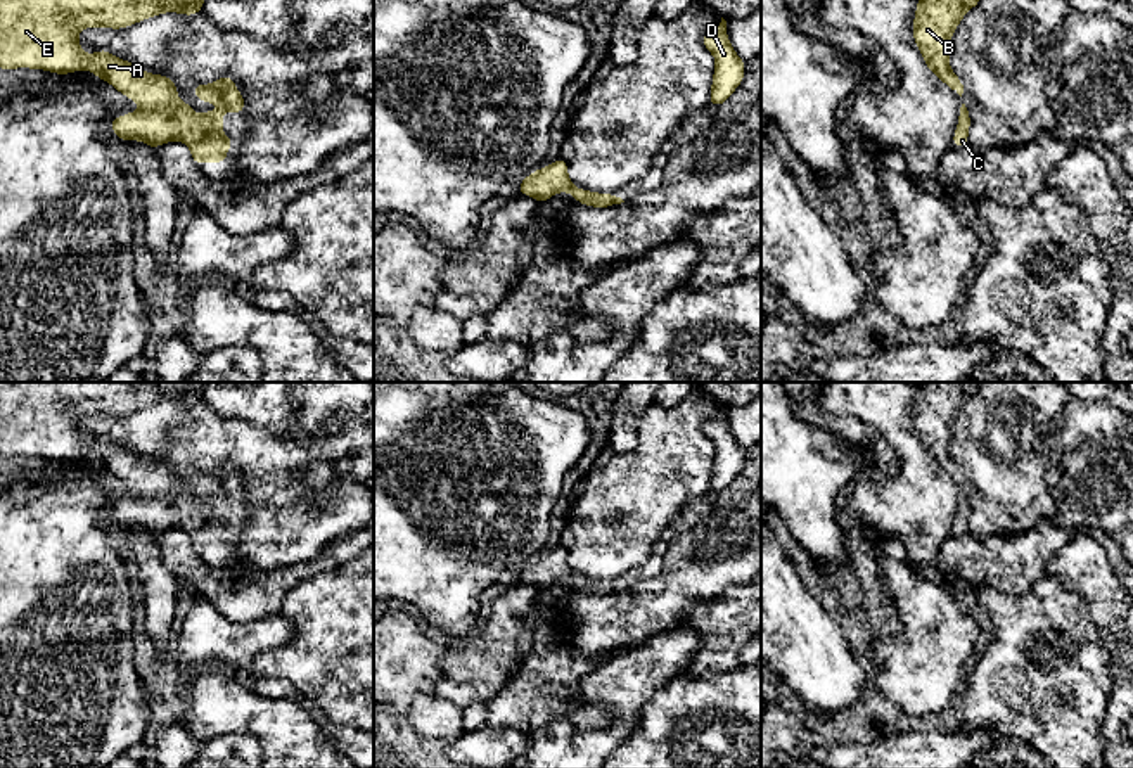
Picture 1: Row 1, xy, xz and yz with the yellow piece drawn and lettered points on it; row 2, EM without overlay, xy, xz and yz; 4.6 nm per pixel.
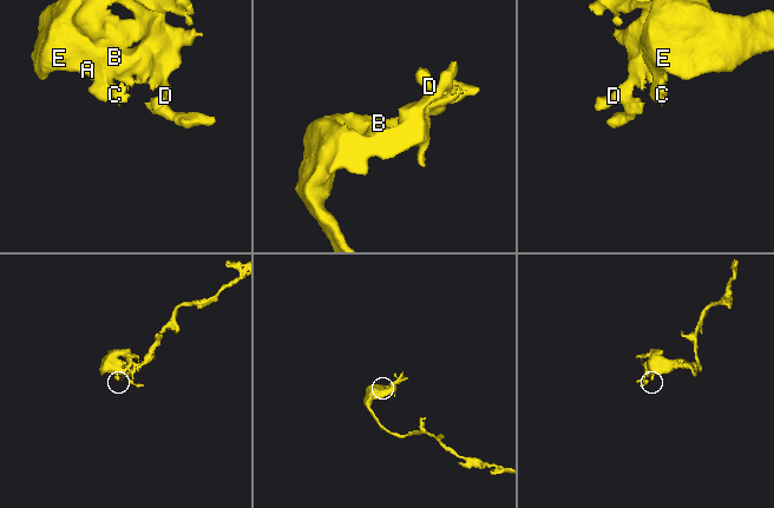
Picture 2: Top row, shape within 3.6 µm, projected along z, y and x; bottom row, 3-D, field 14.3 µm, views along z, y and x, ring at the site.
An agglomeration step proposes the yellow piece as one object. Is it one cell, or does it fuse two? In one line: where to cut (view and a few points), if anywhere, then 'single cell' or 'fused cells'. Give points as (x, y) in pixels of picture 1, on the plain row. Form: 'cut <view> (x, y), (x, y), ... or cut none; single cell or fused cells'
cut none; single cell

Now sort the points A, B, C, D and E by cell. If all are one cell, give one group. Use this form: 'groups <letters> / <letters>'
groups A B C D E

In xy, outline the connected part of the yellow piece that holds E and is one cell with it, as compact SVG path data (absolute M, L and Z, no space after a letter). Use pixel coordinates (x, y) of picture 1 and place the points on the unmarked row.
M0 382L0 455L55 462L88 457L142 493L137 500L111 507L111 515L121 528L142 528L152 536L180 528L189 533L195 552L225 550L234 528L221 521L223 502L246 496L230 462L192 476L197 486L214 490L223 498L195 503L192 493L176 484L171 465L150 462L109 438L86 443L78 431L81 415L121 417L163 400L194 403L202 400L204 386L206 382Z

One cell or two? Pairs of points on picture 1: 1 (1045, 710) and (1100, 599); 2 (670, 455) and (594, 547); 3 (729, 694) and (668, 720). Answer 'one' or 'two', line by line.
1: two
2: one
3: one

